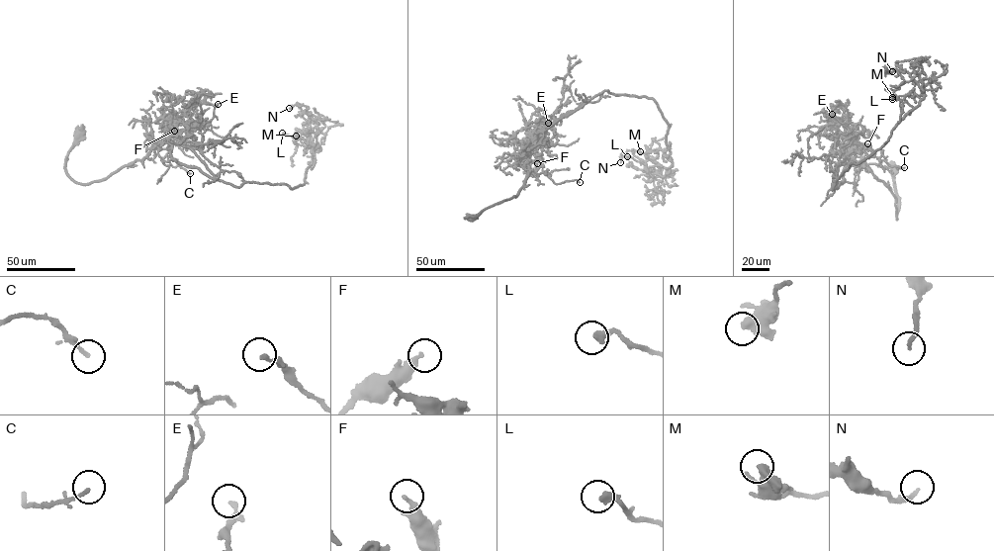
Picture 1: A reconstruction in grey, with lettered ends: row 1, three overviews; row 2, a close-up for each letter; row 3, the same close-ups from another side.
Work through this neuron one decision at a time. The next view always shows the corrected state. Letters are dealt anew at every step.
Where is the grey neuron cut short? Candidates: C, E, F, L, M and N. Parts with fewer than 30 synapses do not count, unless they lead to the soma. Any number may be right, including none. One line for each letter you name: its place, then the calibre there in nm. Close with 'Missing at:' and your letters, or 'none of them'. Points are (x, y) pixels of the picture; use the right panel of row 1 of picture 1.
Missing at: none of them

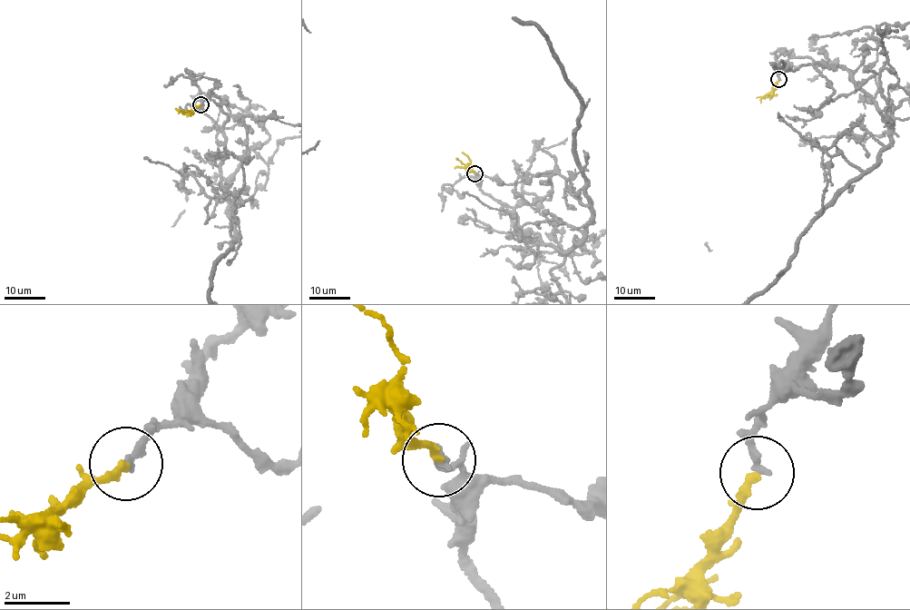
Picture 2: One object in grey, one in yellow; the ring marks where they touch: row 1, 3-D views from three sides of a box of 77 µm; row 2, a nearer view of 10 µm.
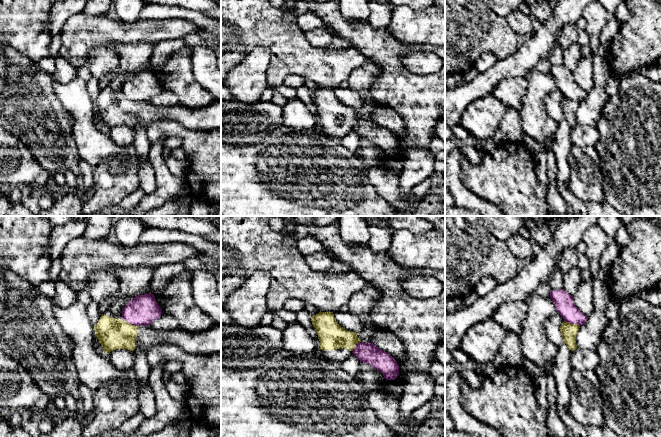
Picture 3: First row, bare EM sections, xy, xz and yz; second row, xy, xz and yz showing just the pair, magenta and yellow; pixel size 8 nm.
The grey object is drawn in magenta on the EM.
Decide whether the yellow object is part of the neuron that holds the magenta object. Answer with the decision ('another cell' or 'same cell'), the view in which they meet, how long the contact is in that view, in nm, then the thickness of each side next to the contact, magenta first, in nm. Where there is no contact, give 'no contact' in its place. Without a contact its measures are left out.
another cell; meets magenta in yz; contact 140 nm long; 160 nm thick on the magenta side, 130 nm on the other

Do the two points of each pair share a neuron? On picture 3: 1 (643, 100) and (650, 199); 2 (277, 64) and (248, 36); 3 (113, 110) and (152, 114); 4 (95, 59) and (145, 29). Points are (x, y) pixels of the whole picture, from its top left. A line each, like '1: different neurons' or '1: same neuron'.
1: same neuron
2: same neuron
3: same neuron
4: different neurons

